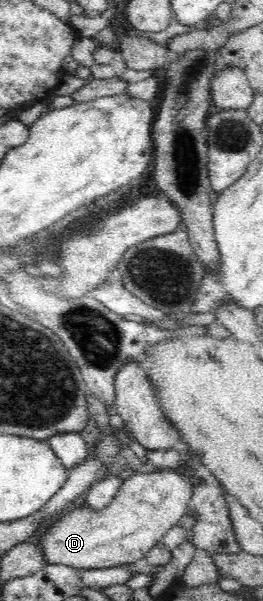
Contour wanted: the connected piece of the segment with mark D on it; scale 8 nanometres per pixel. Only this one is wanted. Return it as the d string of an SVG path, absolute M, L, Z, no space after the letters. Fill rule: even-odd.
M160 468L159 472L142 473L136 472L132 476L123 480L122 485L119 487L118 493L115 498L110 502L110 505L106 509L94 510L87 505L82 505L78 509L64 513L54 525L51 527L44 527L44 533L40 535L38 539L40 548L42 548L42 554L46 564L62 564L68 565L75 569L109 569L112 567L119 567L122 565L133 564L137 559L144 558L156 545L158 541L163 539L163 536L168 533L169 529L178 525L180 518L188 513L190 509L190 503L193 494L194 485L189 482L189 471L187 469L166 469Z

